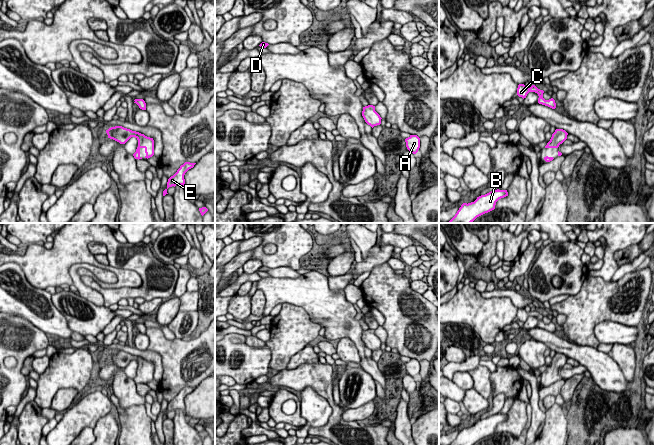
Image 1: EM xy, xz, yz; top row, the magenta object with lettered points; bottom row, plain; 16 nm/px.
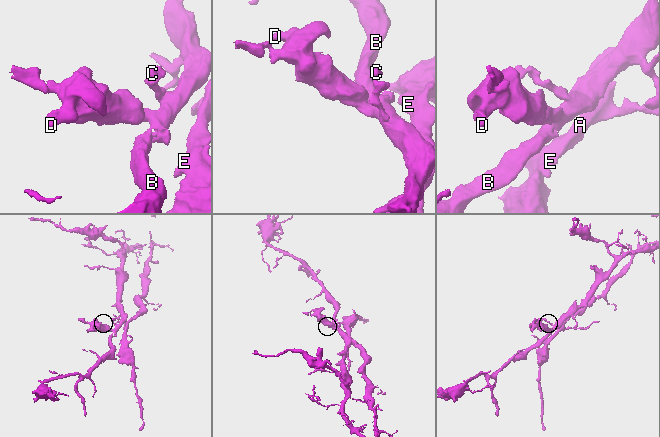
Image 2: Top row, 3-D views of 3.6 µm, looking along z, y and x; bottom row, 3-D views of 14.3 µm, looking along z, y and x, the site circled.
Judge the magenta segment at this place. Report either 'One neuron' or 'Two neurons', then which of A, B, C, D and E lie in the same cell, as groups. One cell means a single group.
One neuron. Groups: A B C D E

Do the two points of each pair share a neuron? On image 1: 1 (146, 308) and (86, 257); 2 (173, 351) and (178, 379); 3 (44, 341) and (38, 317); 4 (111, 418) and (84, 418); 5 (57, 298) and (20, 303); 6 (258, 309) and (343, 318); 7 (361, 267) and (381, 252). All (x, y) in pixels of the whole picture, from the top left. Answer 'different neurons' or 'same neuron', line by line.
1: different neurons
2: same neuron
3: different neurons
4: different neurons
5: different neurons
6: different neurons
7: same neuron

